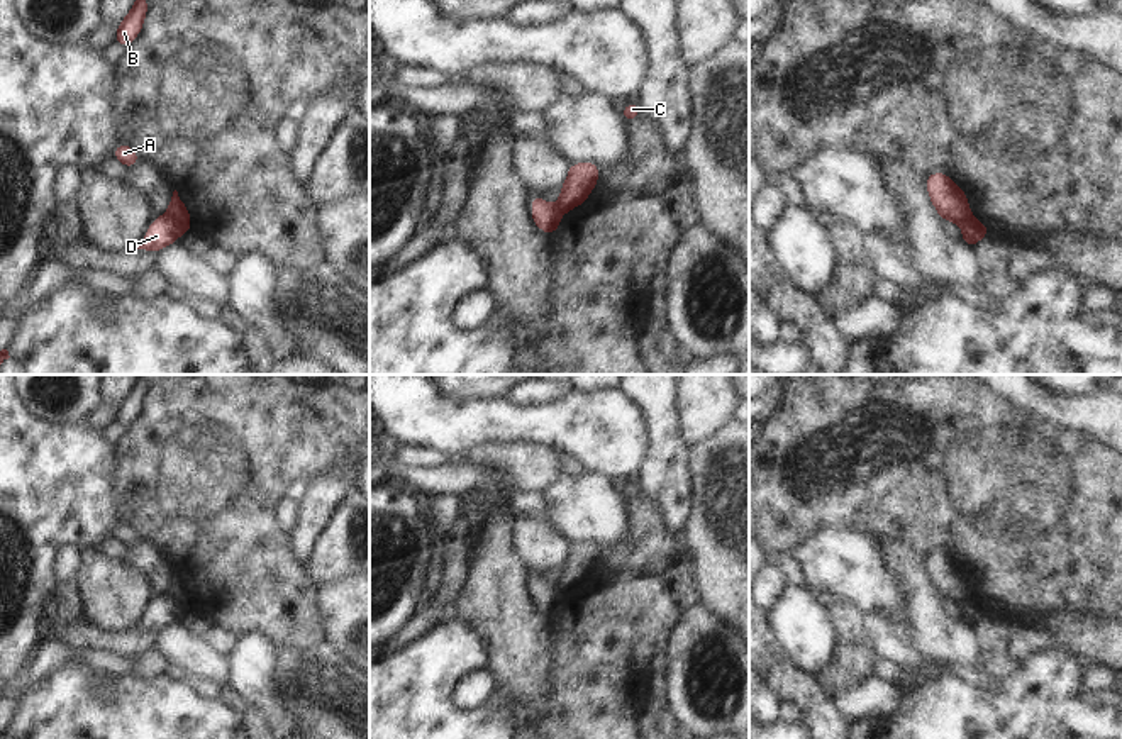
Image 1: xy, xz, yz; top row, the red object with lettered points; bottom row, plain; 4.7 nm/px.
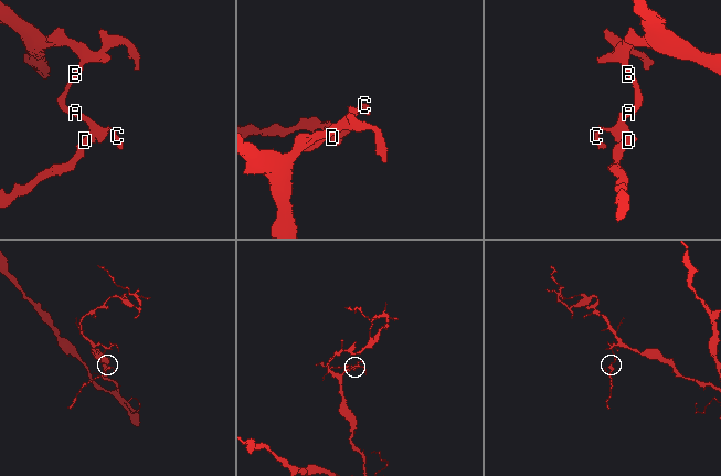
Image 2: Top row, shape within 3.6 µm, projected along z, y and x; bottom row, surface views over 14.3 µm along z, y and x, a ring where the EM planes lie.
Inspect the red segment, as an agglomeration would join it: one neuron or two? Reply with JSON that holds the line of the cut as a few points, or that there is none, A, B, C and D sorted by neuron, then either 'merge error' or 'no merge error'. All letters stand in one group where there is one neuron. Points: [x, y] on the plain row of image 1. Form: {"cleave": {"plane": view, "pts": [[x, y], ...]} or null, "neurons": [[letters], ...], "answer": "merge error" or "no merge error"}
{"cleave": {"plane": "xy", "pts": [[166, 594], [183, 611]]}, "neurons": [["A", "B", "C"], ["D"]], "answer": "merge error"}

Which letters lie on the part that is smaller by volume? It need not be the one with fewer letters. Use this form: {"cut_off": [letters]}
{"cut_off": ["D"]}

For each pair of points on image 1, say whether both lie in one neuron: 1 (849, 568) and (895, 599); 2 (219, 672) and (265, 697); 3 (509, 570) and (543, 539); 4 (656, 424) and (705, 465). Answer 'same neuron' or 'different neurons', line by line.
1: same neuron
2: different neurons
3: different neurons
4: different neurons

